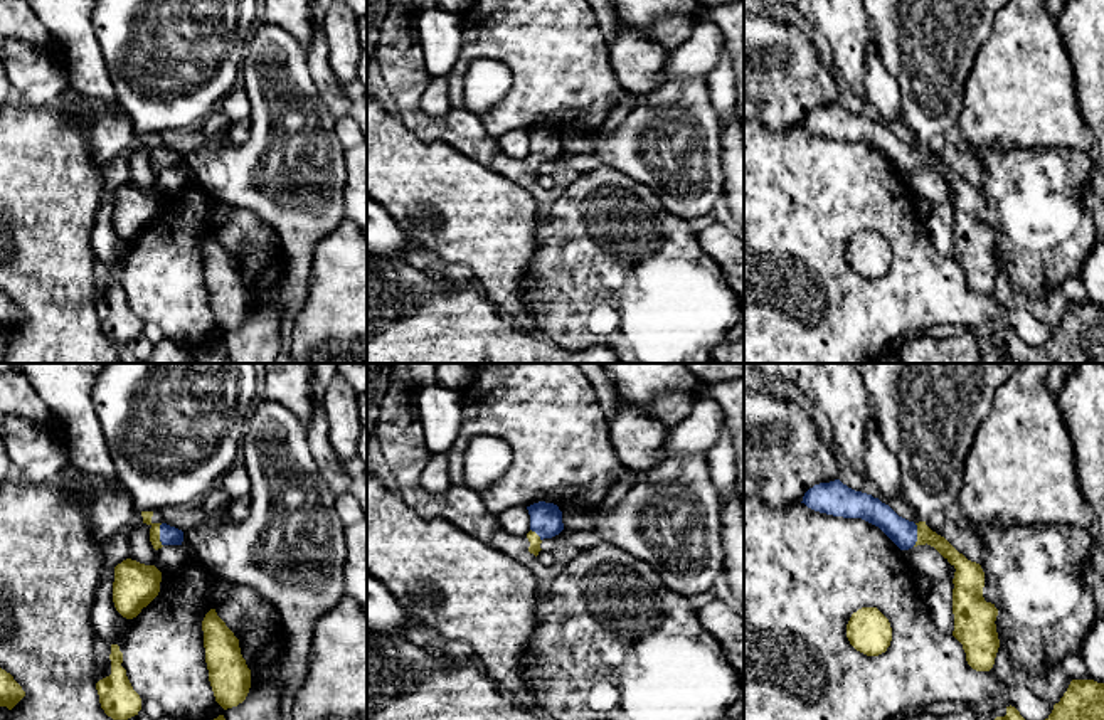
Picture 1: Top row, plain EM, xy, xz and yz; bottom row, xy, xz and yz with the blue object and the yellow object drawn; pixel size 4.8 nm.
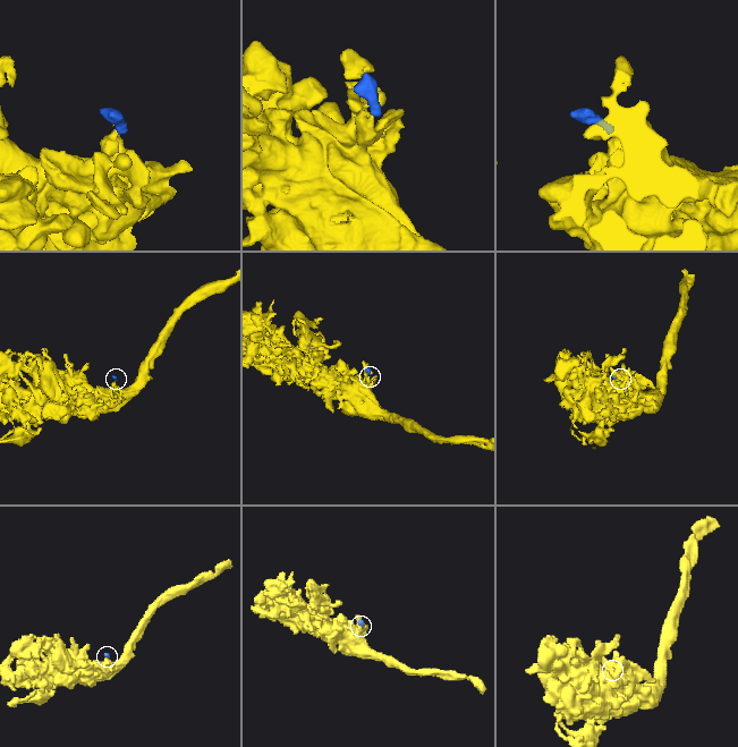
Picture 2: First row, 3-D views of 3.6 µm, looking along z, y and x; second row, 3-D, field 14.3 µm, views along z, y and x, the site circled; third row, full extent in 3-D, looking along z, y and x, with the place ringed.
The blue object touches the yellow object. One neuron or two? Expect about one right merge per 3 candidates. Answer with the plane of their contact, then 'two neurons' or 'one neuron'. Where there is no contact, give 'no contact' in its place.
meets blue in yz; one neuron

